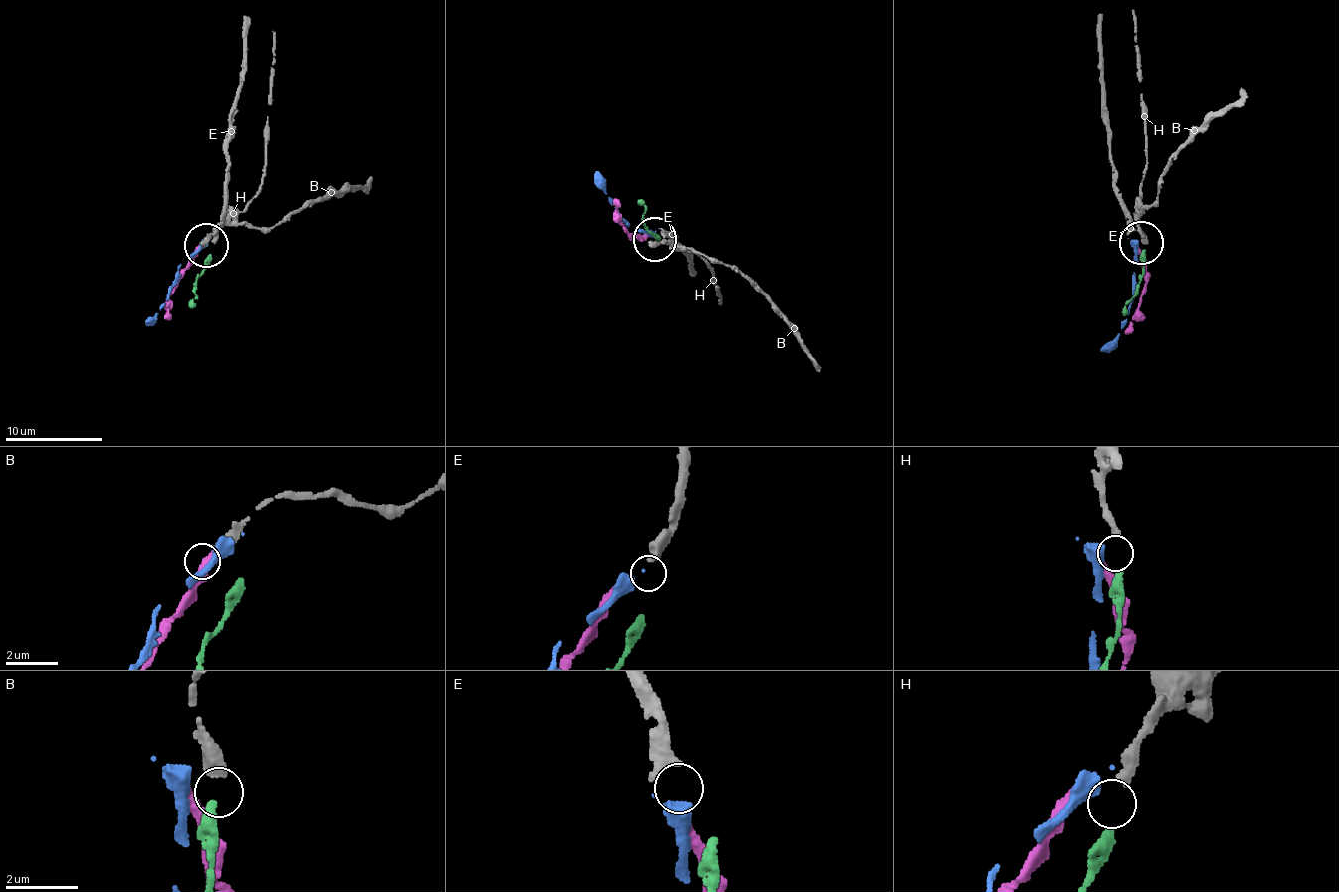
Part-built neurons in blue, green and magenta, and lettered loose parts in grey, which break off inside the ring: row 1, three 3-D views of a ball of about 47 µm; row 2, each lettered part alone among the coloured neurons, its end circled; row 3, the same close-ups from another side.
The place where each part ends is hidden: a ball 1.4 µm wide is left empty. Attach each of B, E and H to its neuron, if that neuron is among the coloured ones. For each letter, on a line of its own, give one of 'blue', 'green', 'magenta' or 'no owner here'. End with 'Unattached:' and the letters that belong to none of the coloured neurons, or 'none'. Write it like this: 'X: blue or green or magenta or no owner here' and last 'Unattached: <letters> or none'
B: no owner here
E: blue
H: green
Unattached: B

